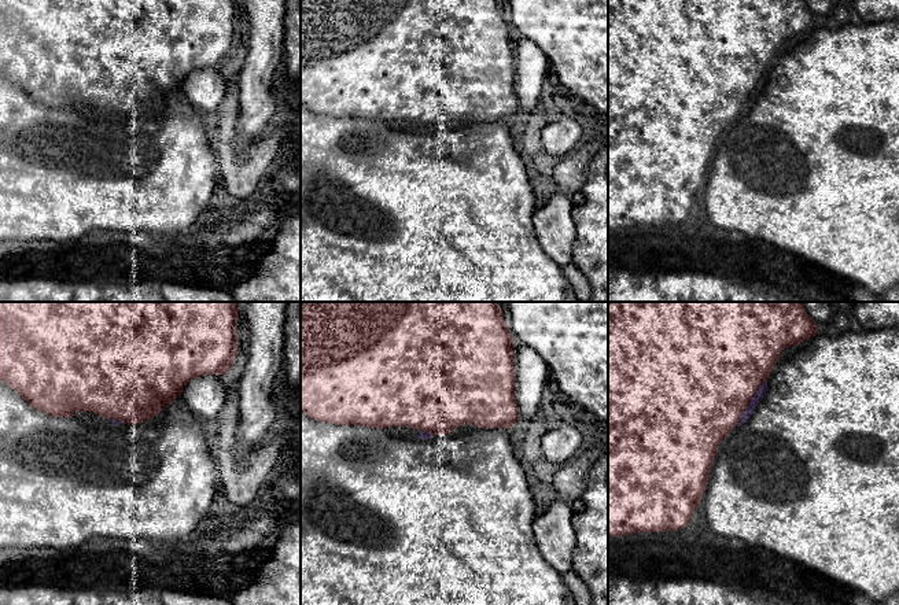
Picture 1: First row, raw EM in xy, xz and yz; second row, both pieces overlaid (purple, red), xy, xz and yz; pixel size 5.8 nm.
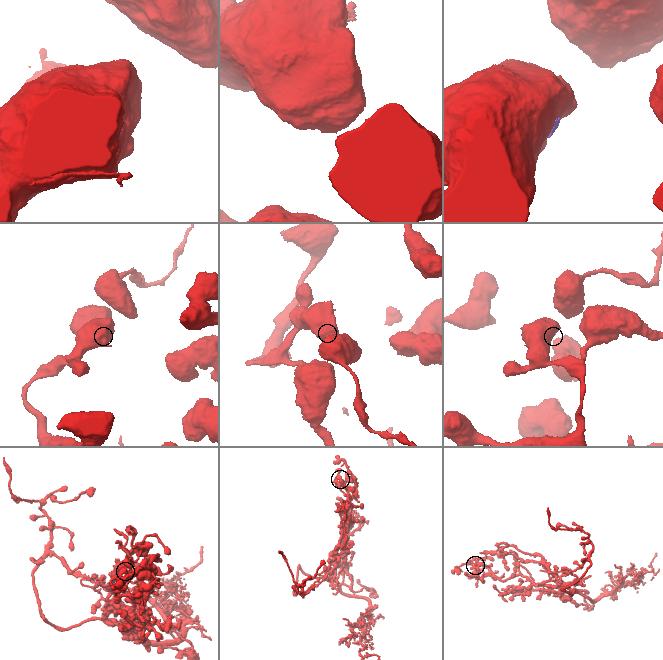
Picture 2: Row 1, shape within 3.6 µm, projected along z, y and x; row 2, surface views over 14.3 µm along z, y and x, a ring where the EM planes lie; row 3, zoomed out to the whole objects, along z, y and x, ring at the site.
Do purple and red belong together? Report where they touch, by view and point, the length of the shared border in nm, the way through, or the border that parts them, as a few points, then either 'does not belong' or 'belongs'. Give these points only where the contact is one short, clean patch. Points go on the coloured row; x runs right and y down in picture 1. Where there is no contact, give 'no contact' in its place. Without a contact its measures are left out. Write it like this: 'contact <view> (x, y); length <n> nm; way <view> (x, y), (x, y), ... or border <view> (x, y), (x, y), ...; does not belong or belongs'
contact yz (750, 402); length 300 nm; belongs

